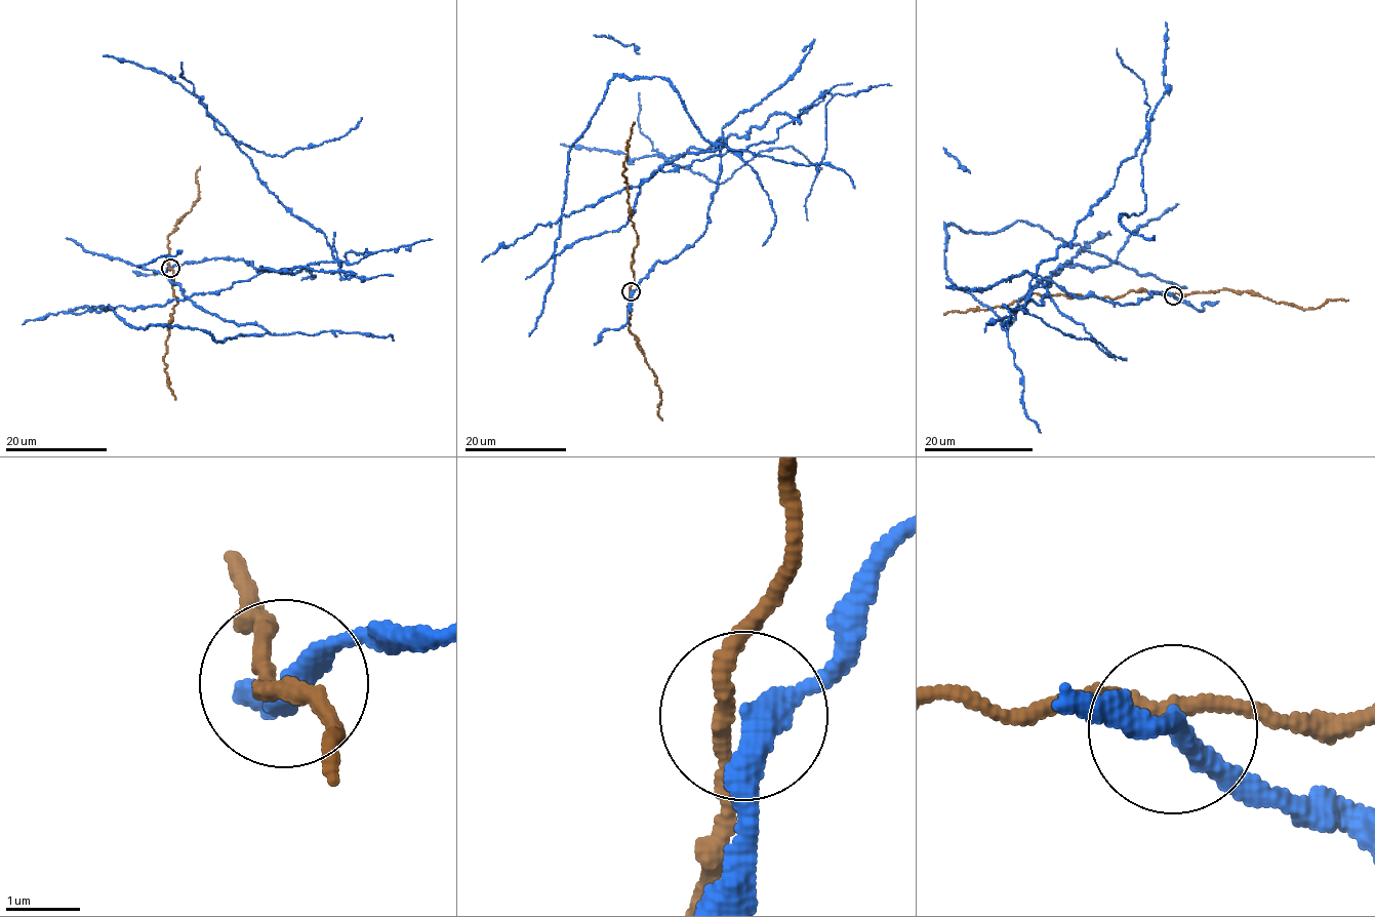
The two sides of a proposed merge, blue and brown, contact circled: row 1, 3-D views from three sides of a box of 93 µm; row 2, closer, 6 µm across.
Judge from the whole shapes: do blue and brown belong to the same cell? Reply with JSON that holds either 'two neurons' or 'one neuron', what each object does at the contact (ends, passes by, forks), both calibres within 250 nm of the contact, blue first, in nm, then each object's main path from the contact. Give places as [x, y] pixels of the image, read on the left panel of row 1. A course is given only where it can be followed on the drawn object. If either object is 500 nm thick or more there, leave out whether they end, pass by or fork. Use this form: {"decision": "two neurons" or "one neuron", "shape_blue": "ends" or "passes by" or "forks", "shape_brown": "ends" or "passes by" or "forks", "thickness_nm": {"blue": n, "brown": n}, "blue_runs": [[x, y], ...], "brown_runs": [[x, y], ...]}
{"decision": "two neurons", "shape_blue": "passes by", "shape_brown": "passes by", "thickness_nm": {"blue": 280, "brown": 190}, "blue_runs": [[170, 268], [335, 262], [209, 114], [271, 156], [330, 141], [362, 117]], "brown_runs": [[170, 267], [173, 271], [171, 280], [177, 305], [170, 314], [164, 356], [168, 387], [175, 399]]}

